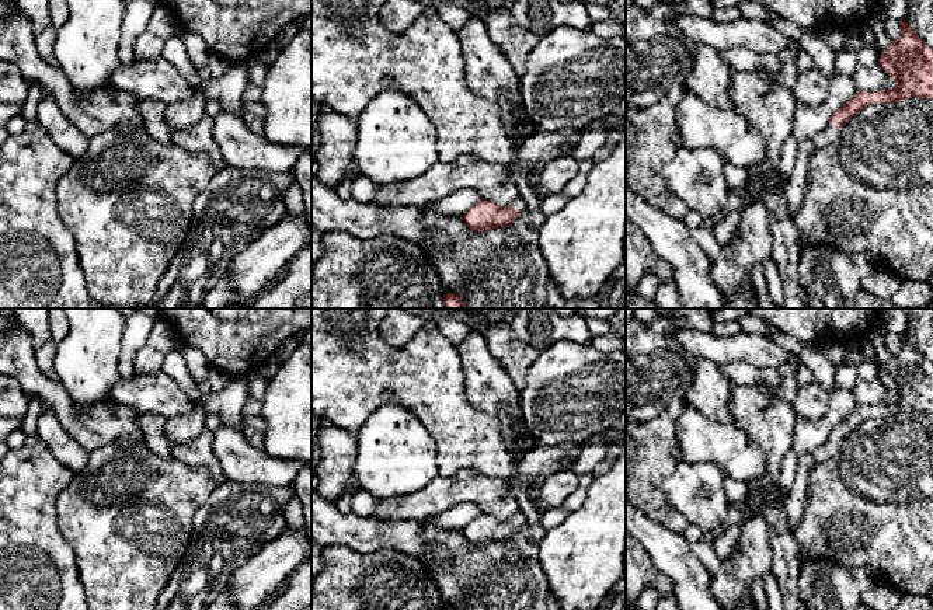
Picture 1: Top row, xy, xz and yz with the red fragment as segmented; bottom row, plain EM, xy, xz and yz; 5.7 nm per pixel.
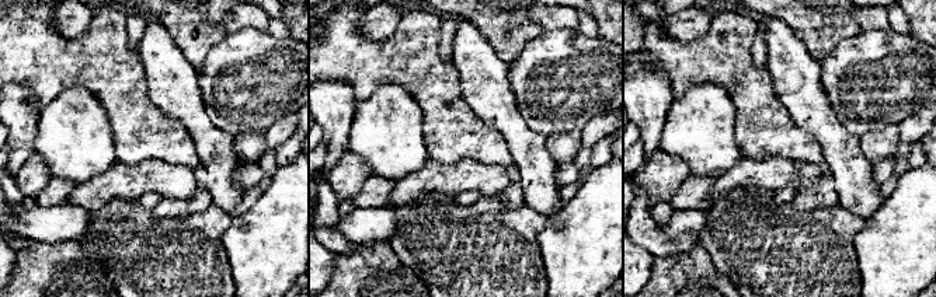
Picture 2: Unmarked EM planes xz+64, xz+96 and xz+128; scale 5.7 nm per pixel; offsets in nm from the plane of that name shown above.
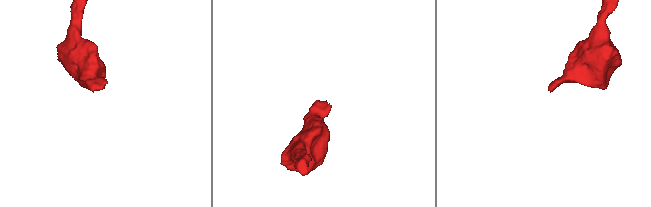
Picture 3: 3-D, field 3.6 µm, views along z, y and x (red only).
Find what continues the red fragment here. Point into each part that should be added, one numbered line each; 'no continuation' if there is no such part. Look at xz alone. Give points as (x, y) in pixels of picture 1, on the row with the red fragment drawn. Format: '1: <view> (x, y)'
1: xz (518, 204)

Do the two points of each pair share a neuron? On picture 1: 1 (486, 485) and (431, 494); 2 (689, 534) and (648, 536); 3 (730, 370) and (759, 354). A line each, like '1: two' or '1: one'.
1: one
2: two
3: two

